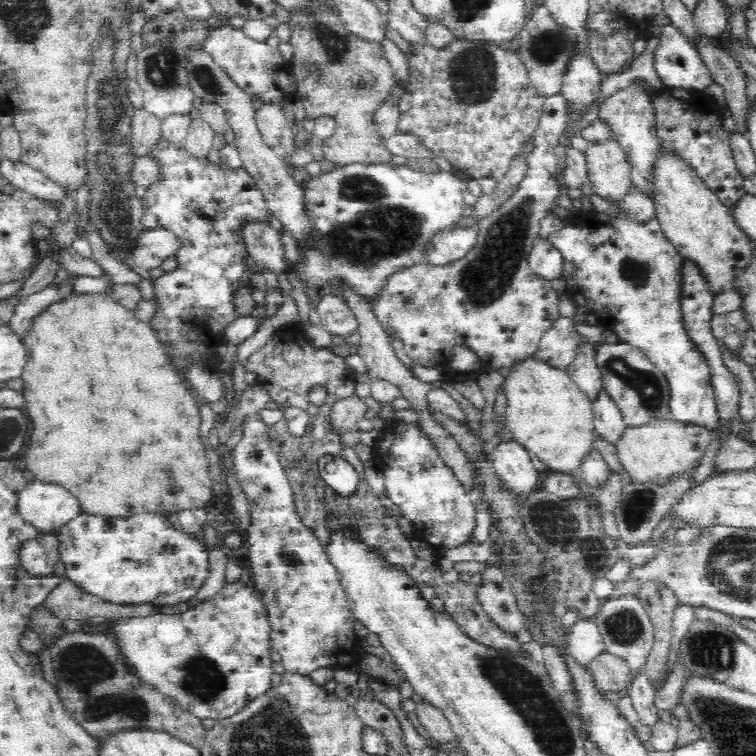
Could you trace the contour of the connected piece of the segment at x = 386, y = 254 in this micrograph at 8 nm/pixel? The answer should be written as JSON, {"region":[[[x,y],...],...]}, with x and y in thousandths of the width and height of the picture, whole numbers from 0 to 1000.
{"region":[[[476,216],[451,220],[437,229],[413,234],[406,242],[399,242],[403,253],[403,274],[407,286],[419,302],[417,327],[405,332],[401,339],[403,353],[386,356],[396,361],[415,407],[421,390],[435,386],[431,370],[439,365],[451,365],[476,389],[492,392],[503,381],[503,373],[516,360],[529,354],[554,349],[556,333],[579,302],[601,302],[615,276],[611,254],[614,243],[598,228],[548,228],[537,218],[519,220],[489,218]]]}

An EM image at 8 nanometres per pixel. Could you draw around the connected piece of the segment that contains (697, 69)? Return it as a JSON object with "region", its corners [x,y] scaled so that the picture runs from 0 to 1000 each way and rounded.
{"region":[[[892,30],[876,36],[865,89],[870,102],[884,115],[931,122],[943,110],[940,97],[915,56],[905,40],[897,38]]]}

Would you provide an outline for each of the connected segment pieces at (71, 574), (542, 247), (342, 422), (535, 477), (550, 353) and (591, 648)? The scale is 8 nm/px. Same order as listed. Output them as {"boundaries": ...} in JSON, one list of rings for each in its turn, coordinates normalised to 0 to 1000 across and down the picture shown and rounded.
{"boundaries":[[[[193,675],[176,683],[128,683],[107,677],[71,705],[77,717],[77,742],[85,746],[85,763],[106,780],[148,799],[196,799],[226,803],[259,790],[278,759],[275,722],[266,705],[246,705],[228,694],[221,680]]],[[[712,315],[706,319],[697,345],[701,357],[712,366],[726,372],[742,368],[743,337],[722,316]]],[[[476,517],[470,519],[466,524],[458,524],[446,529],[438,540],[438,561],[443,563],[443,571],[451,573],[470,569],[472,566],[471,560],[479,556],[484,550],[484,542],[487,538],[479,528],[479,520]]],[[[677,579],[664,582],[648,602],[660,628],[671,635],[683,653],[697,656],[712,647],[716,626],[706,620],[700,595],[688,583]]],[[[741,419],[733,431],[717,443],[706,470],[722,476],[725,481],[734,483],[735,487],[749,489],[757,479],[759,458],[765,450],[767,443],[759,427],[751,421]]],[[[766,817],[753,836],[754,854],[759,869],[778,881],[779,877],[802,860],[798,841],[783,817]]]]}

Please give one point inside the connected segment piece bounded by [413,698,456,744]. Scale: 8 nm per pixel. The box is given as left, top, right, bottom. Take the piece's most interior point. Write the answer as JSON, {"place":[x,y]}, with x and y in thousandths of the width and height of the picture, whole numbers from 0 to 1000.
{"place":[571,951]}

